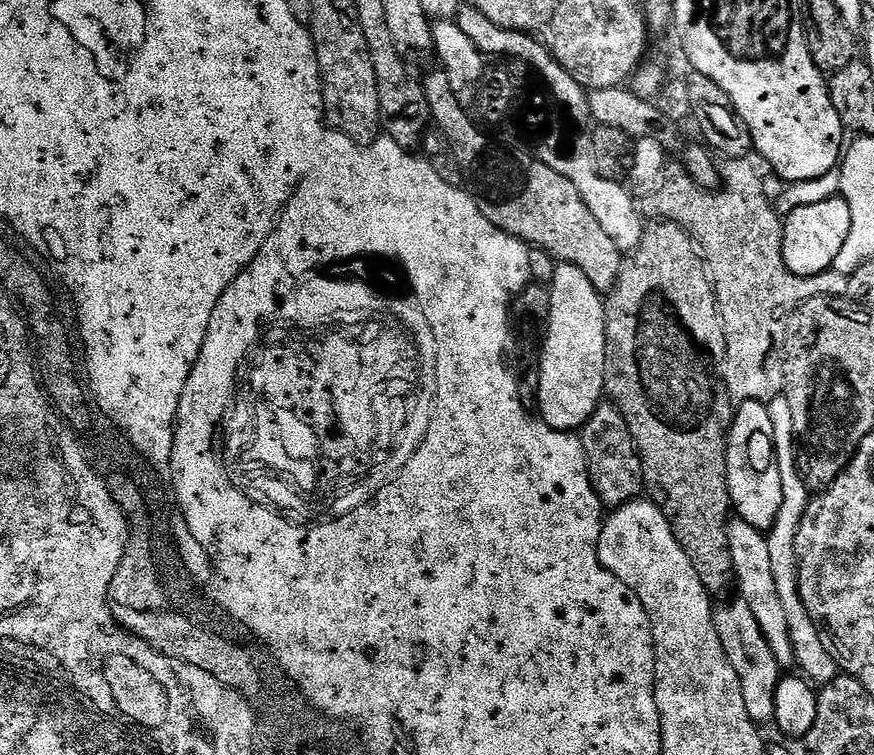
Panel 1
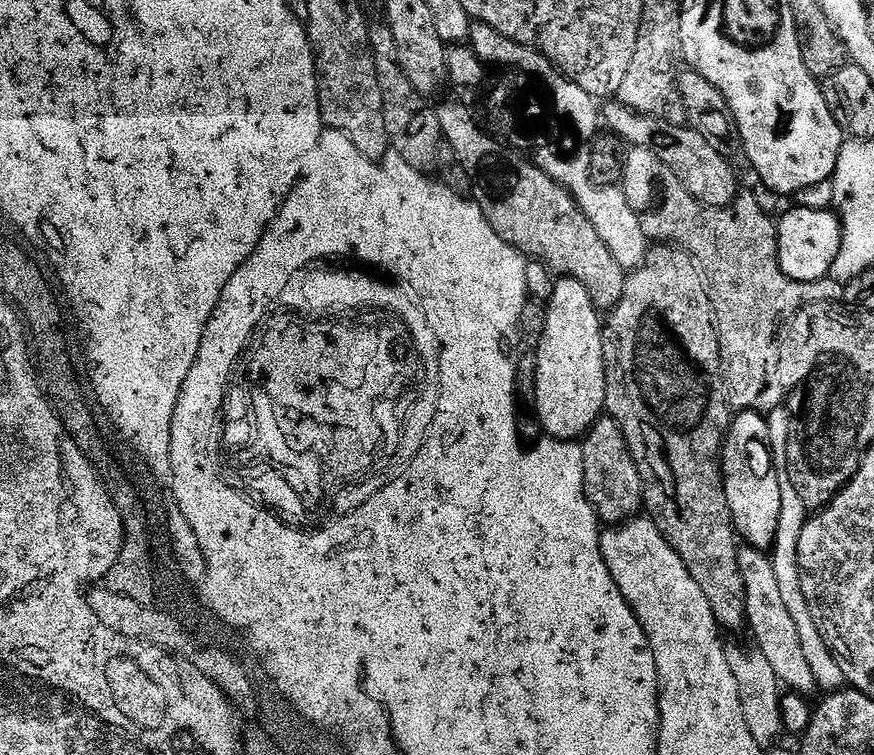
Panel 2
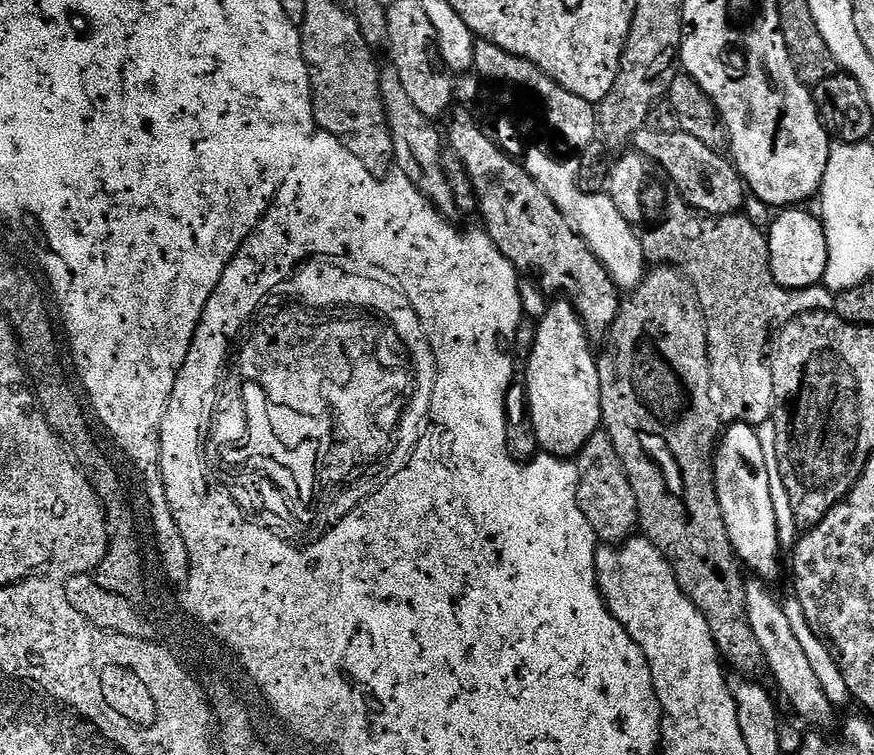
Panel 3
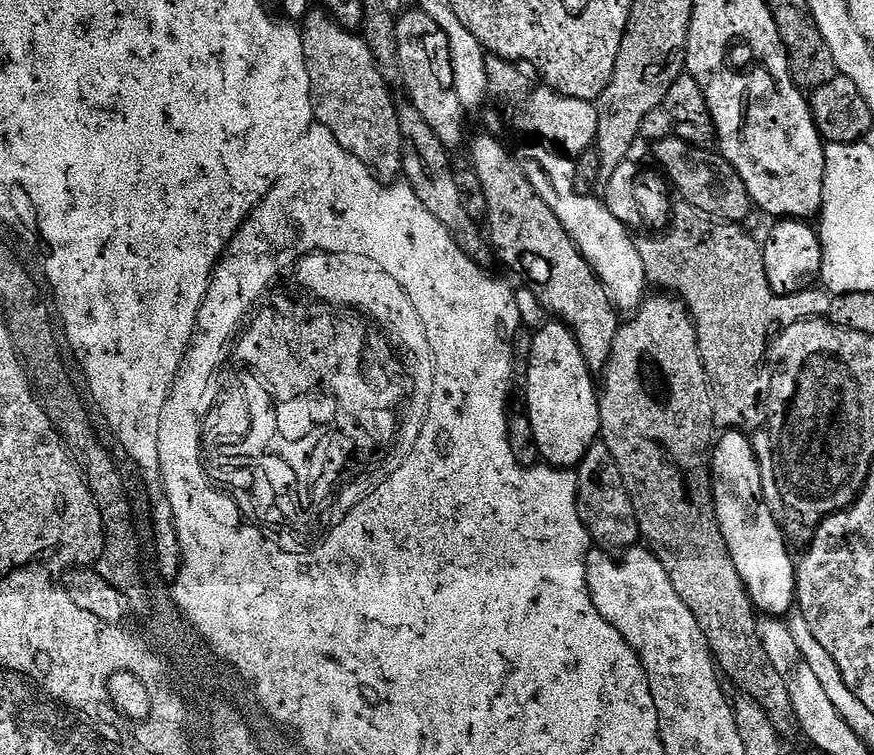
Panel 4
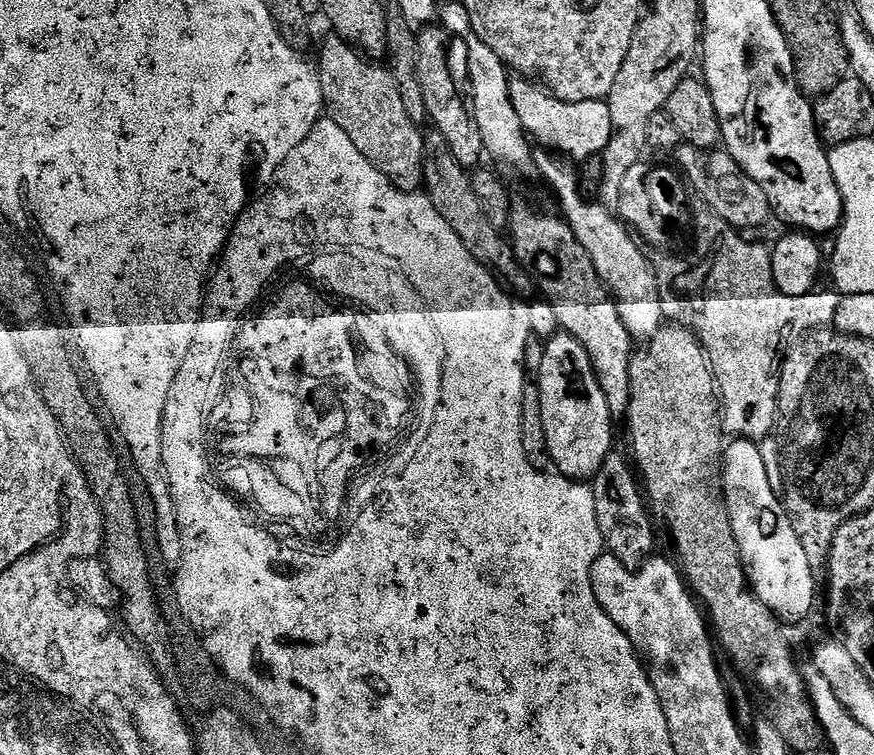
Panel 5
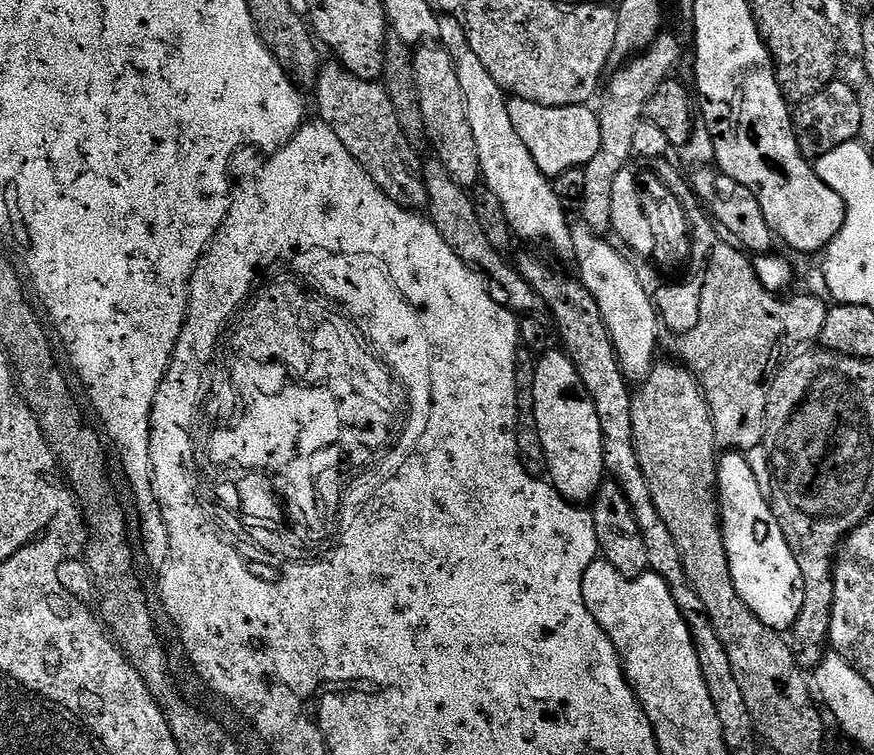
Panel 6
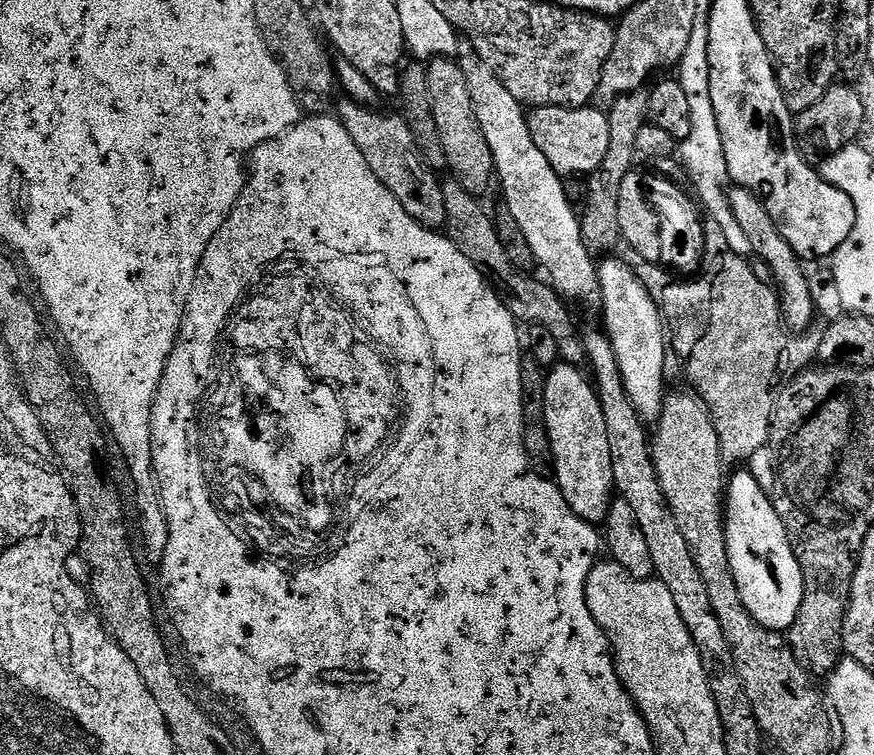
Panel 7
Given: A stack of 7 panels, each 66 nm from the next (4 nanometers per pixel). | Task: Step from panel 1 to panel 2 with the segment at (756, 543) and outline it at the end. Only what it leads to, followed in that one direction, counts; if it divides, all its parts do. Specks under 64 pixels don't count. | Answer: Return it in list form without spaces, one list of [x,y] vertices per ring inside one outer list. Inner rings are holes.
[[[751,546],[737,551],[738,573],[745,591],[745,617],[758,642],[757,649],[772,666],[779,683],[788,684],[795,693],[804,694],[817,685],[811,668],[803,654],[797,626],[790,616],[778,588],[773,561],[767,553]]]

